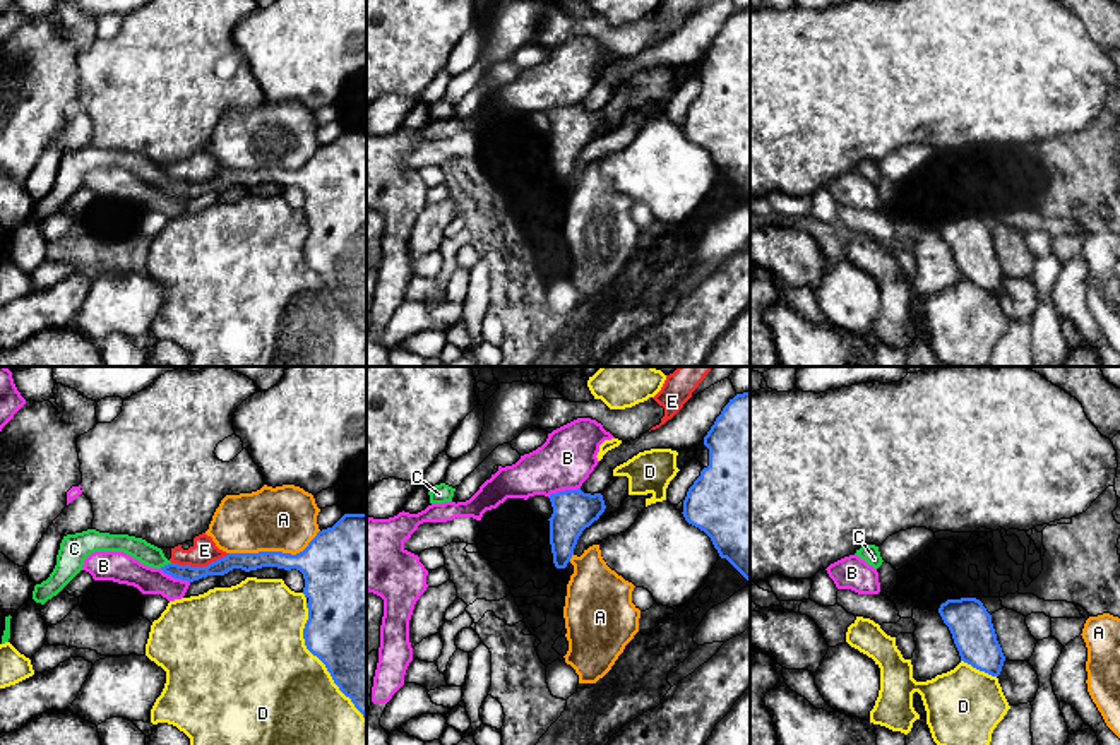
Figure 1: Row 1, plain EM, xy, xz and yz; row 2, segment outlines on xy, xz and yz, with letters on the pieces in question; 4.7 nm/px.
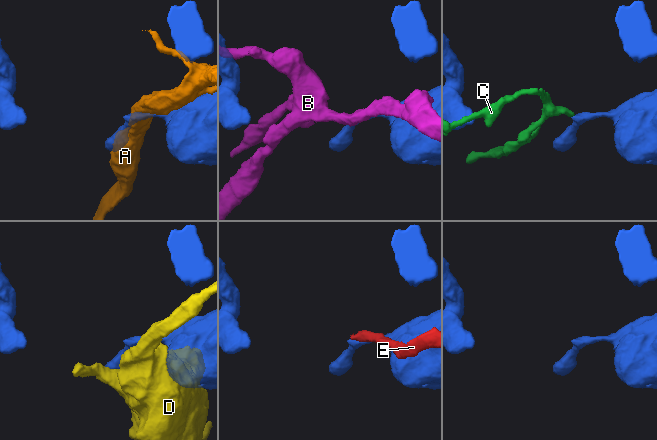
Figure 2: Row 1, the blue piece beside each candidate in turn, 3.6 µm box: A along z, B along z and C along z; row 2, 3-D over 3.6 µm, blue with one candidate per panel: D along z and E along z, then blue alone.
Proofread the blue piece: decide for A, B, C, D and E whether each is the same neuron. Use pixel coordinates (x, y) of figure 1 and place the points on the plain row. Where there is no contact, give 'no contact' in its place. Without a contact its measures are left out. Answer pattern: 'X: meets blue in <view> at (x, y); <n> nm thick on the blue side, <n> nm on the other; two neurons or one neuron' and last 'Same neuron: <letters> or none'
A: meets blue in xy at (274, 168); 240 nm thick on the blue side, 300 nm on the other; two neurons
B: meets blue in xz at (565, 107); 200 nm thick on the blue side, 260 nm on the other; two neurons
C: meets blue in xy at (165, 182); 80 nm thick on the blue side, 100 nm on the other; one neuron
D: meets blue in xy at (321, 276); 500 nm thick on the blue side, 480 nm on the other; two neurons
E: meets blue in xy at (199, 184); 90 nm thick on the blue side, 120 nm on the other; two neurons
Same neuron: C

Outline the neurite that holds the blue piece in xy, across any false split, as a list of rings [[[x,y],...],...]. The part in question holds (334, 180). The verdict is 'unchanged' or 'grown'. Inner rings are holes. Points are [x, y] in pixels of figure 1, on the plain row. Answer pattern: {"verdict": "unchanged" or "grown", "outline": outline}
{"verdict": "grown", "outline": [[[344,130],[332,144],[319,147],[296,171],[283,168],[228,170],[207,183],[171,180],[161,164],[128,151],[96,146],[67,151],[60,159],[53,188],[34,202],[33,216],[45,221],[57,212],[82,187],[84,176],[94,168],[123,168],[147,183],[161,185],[164,190],[188,199],[207,192],[224,192],[233,185],[245,188],[262,183],[300,187],[305,195],[303,211],[308,216],[308,236],[303,245],[305,262],[325,281],[334,300],[366,336],[366,130]]]}

